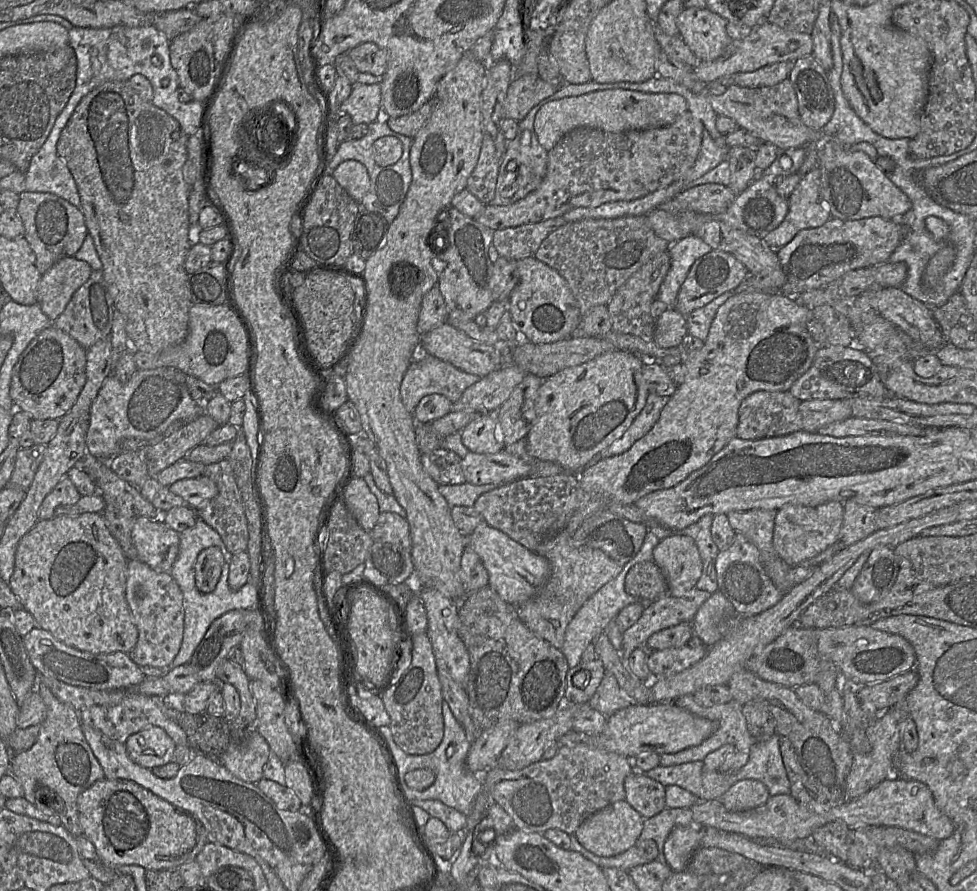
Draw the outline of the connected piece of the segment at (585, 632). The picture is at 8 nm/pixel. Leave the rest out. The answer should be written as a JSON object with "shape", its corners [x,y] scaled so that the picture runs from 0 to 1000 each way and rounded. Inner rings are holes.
{"shape":[[[649,629],[638,634],[634,645],[614,660],[590,688],[578,709],[578,719],[574,731],[578,735],[583,750],[590,749],[596,743],[596,734],[609,716],[619,708],[622,700],[635,688],[637,684],[647,677],[654,676],[650,669],[640,663],[640,649],[645,637],[649,635]]]}

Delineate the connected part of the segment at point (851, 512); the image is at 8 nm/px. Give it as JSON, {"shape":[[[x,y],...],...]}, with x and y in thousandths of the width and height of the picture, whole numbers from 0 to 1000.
{"shape":[[[867,561],[863,565],[863,588],[859,607],[865,613],[871,613],[887,604],[896,594],[898,571]]]}

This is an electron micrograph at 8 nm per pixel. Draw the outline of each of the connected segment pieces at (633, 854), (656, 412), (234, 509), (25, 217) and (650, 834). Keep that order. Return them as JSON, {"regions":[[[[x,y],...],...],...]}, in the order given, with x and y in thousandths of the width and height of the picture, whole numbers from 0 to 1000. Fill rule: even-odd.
{"regions":[[[[589,936],[584,937],[584,948],[583,954],[596,958],[599,963],[605,965],[615,974],[629,973],[638,978],[643,978],[644,975],[657,971],[667,965],[660,962],[658,955],[655,955],[654,951],[651,948],[647,949],[640,956],[633,958],[631,961],[611,961],[603,955],[601,955],[592,944]]],[[[671,441],[664,442],[660,456],[638,488],[625,499],[611,508],[602,519],[601,523],[607,522],[615,515],[634,511],[642,506],[653,493],[657,492],[665,484],[675,470],[676,464],[684,449],[685,446],[683,444],[673,443]]],[[[231,514],[225,519],[212,522],[207,534],[212,534],[220,541],[223,554],[208,570],[201,572],[202,581],[209,585],[225,600],[230,613],[229,618],[232,622],[253,618],[255,608],[253,582],[236,519]]],[[[25,215],[19,219],[16,238],[25,253],[24,267],[36,286],[36,296],[44,308],[66,288],[75,288],[90,264],[87,246],[82,233],[52,217]]],[[[681,907],[673,914],[660,919],[653,944],[668,942],[675,954],[675,966],[681,966],[681,946],[693,926],[708,925],[708,911],[705,907]]]]}

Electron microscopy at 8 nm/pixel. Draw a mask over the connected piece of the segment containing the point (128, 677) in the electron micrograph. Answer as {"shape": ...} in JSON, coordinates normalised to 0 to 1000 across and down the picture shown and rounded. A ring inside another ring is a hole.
{"shape":[[[36,704],[24,715],[30,741],[39,758],[64,767],[95,774],[126,773],[136,771],[148,763],[144,750],[126,732],[95,734],[71,726],[56,717],[53,712]]]}

